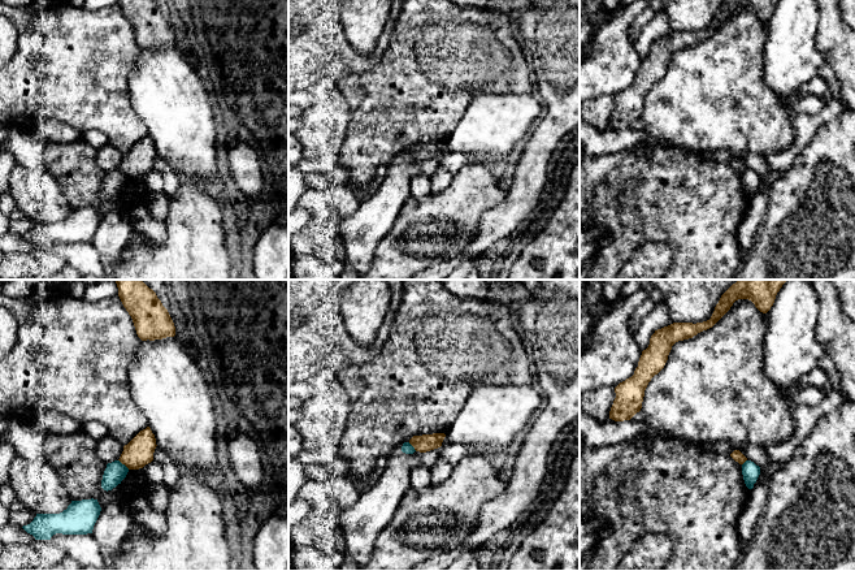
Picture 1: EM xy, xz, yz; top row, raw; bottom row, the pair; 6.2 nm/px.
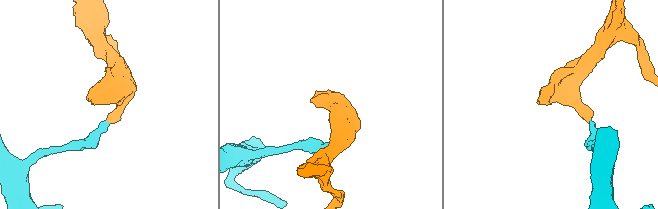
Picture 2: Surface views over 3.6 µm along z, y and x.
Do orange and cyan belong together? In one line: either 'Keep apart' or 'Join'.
Keep apart

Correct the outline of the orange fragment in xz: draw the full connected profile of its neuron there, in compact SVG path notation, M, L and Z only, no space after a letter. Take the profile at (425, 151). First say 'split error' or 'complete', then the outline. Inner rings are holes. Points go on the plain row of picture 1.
complete; M444 142L413 144L409 148L409 152L415 156L416 160L426 161L440 156L444 146Z

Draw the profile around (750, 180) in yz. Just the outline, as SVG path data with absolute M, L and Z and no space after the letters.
M746 169L742 173L742 183L743 183L743 189L745 189L746 195L748 198L752 198L754 193L756 191L759 183L760 183L760 176L756 174L751 169Z

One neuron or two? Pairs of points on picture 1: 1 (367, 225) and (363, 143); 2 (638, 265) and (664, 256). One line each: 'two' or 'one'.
1: two
2: one

